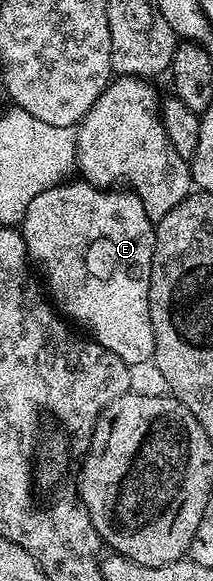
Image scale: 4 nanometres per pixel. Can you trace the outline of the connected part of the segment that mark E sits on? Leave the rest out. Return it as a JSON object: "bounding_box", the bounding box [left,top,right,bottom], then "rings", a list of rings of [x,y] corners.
{"bounding_box":[23,179,157,365],"rings":[[[84,179],[78,181],[80,185],[71,180],[51,186],[35,196],[27,207],[23,232],[30,258],[41,264],[48,296],[70,322],[82,321],[90,329],[92,340],[107,347],[107,351],[115,351],[115,355],[129,365],[151,361],[155,351],[155,331],[151,327],[149,280],[157,238],[155,222],[148,217],[137,193],[113,193],[117,191],[91,185]]]}

